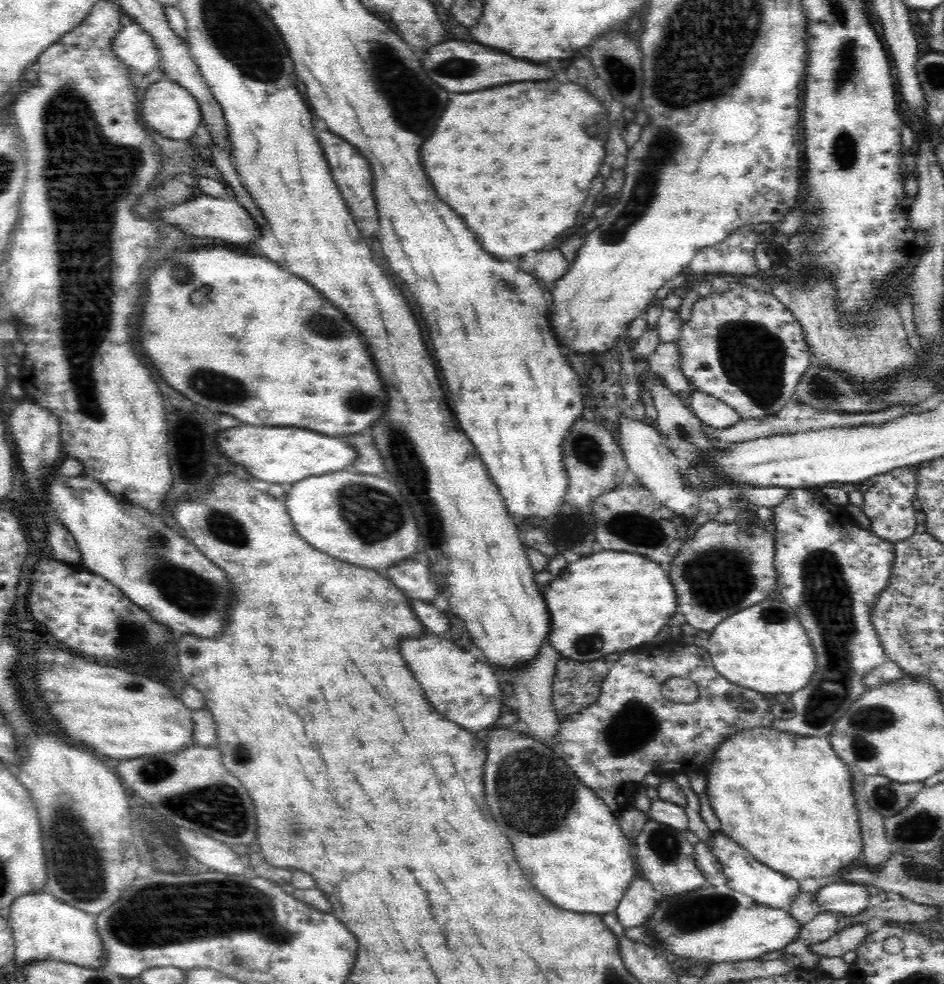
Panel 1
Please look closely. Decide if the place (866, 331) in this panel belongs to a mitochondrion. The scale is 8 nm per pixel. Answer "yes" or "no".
no

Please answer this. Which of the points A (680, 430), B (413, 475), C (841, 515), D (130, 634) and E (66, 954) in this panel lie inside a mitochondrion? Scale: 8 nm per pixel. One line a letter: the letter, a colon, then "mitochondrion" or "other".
A: mitochondrion
B: mitochondrion
C: other
D: mitochondrion
E: other

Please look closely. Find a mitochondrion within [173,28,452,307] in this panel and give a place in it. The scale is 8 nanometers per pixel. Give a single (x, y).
(410, 102)

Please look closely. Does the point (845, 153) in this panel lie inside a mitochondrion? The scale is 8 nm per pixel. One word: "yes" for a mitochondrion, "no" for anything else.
yes

